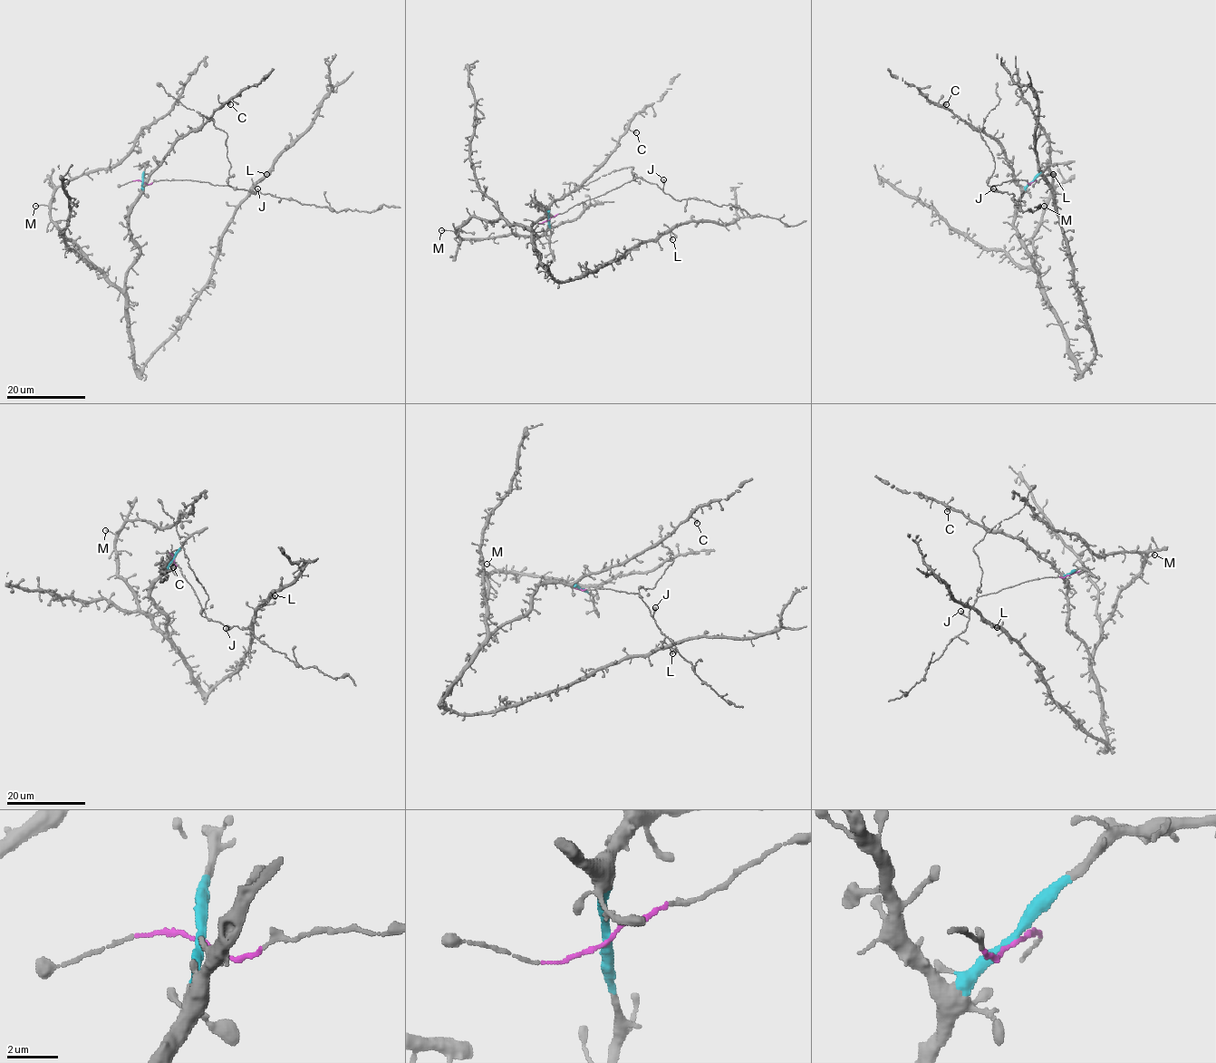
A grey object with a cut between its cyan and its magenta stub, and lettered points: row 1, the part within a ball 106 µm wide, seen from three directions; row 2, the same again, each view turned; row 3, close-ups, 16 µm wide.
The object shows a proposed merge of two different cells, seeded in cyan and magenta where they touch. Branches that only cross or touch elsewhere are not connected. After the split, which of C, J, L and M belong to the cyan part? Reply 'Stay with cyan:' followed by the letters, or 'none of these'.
Stay with cyan: C, L, M

